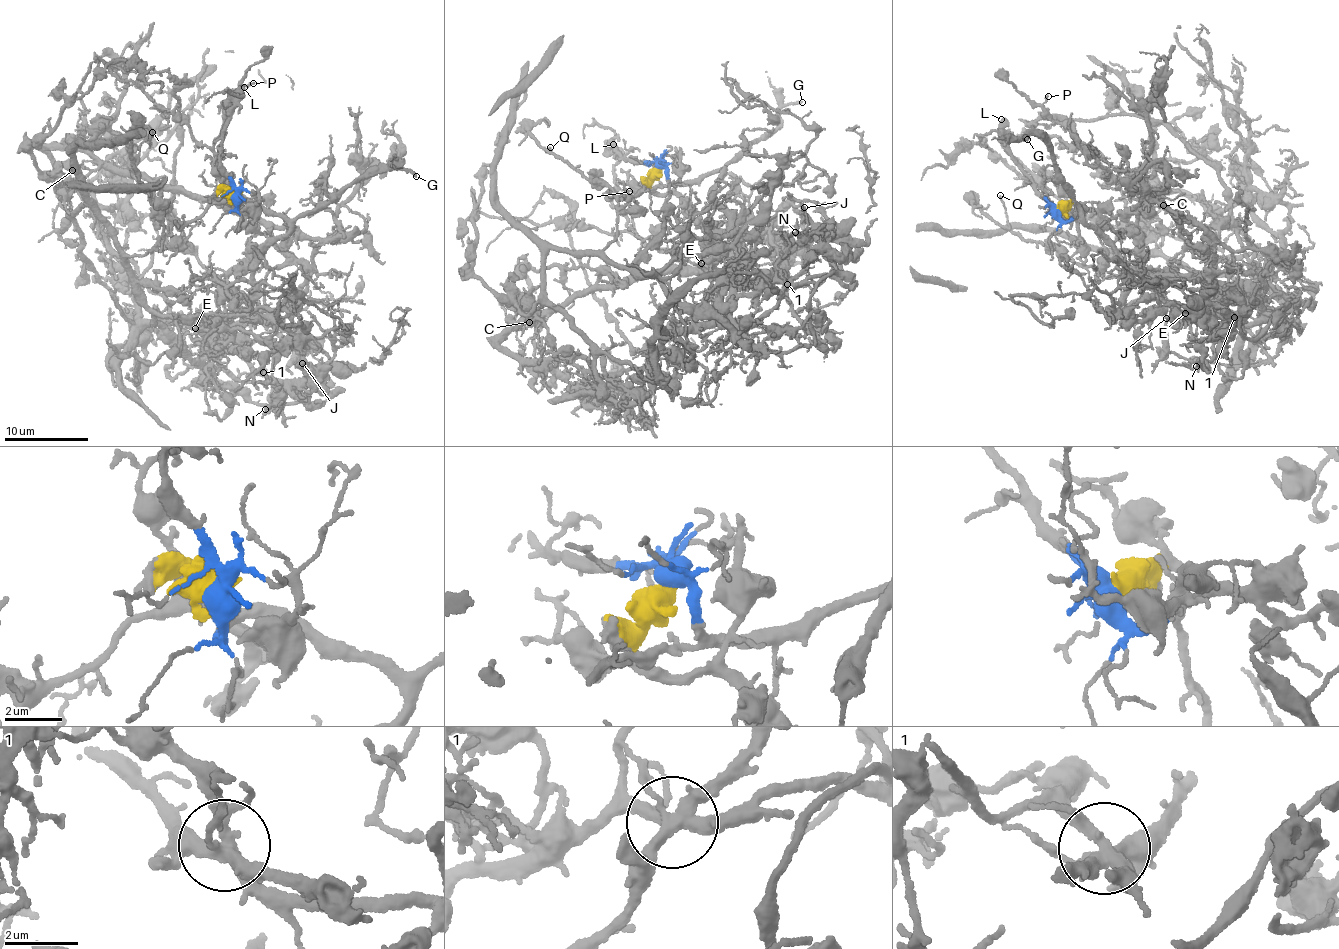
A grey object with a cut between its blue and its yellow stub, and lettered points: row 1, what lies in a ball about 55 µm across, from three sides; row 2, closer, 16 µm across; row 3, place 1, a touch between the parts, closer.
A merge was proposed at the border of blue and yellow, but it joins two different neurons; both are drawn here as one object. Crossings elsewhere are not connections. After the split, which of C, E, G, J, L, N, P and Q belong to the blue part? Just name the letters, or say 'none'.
G, L

